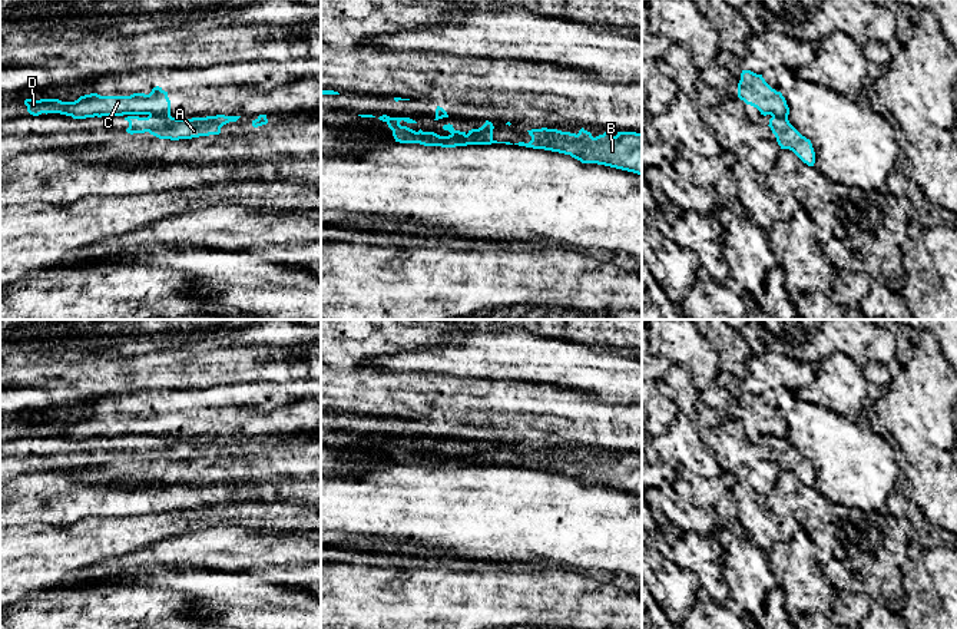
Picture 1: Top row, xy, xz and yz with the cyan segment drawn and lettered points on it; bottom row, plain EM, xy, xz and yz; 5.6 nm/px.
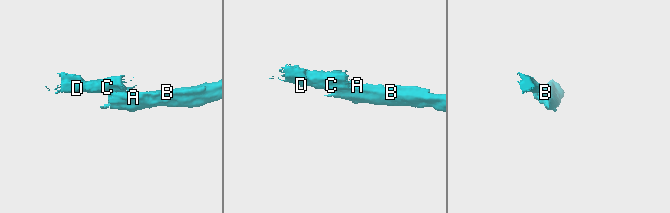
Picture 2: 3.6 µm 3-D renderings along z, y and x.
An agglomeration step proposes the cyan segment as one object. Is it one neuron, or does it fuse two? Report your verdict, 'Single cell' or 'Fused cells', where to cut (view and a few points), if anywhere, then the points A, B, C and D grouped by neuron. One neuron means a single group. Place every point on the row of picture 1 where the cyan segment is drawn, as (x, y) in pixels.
Fused cells. Split along xz (492, 132), (467, 133). Groups: A B / C D

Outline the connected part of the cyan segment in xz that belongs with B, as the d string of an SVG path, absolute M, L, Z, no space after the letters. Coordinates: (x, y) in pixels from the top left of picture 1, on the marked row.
M583 128L579 133L557 129L532 129L529 143L514 145L570 155L582 163L597 163L642 175L642 133L605 132L596 138Z

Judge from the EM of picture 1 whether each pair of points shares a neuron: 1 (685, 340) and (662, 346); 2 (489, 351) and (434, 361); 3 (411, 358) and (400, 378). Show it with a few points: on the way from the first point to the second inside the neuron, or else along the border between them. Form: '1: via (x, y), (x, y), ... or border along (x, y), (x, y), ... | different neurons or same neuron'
1: via (679, 340), (668, 340) | same neuron
2: via (476, 357), (447, 360) | same neuron
3: border along (370, 371), (419, 373) | different neurons

